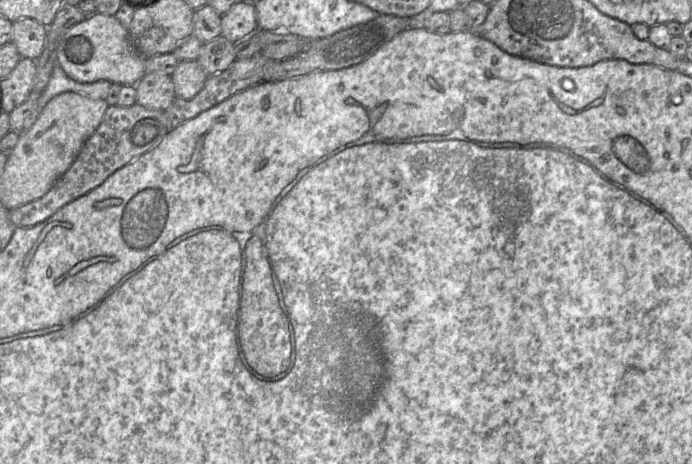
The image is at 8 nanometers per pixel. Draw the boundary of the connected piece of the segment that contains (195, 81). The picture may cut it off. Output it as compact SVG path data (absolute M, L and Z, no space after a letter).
M197 60L180 61L171 75L176 97L194 98L204 87L208 76Z

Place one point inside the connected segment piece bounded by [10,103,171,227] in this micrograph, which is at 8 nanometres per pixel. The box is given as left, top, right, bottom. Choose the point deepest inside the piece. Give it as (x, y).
(126, 132)

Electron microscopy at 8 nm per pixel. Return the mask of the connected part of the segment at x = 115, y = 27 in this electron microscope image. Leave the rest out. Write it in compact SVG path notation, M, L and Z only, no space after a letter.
M94 13L82 22L73 25L64 34L57 50L57 63L75 81L92 83L107 80L111 83L136 86L146 74L146 58L135 48L130 32L112 15Z

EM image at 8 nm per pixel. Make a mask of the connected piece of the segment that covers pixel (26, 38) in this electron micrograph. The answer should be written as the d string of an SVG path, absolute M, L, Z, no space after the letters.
M31 18L13 22L12 42L21 57L37 60L44 49L48 27Z

